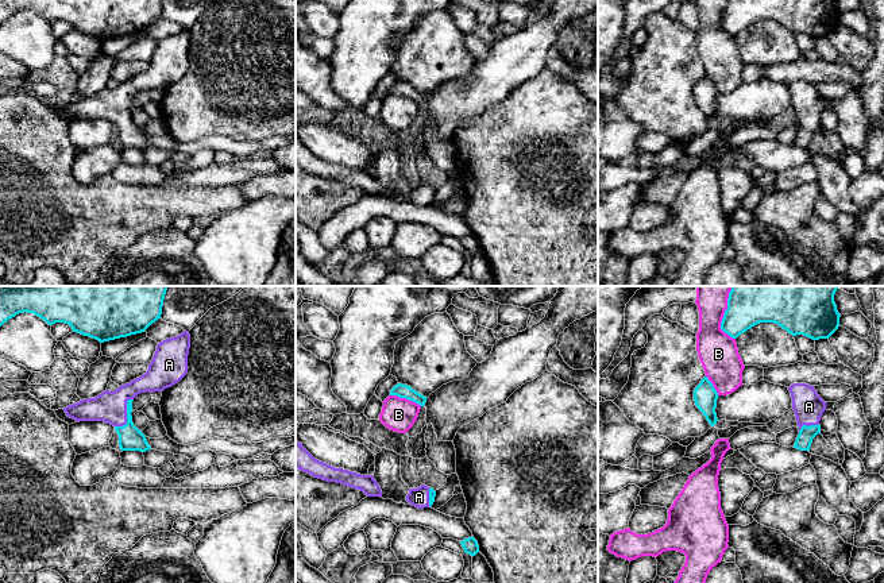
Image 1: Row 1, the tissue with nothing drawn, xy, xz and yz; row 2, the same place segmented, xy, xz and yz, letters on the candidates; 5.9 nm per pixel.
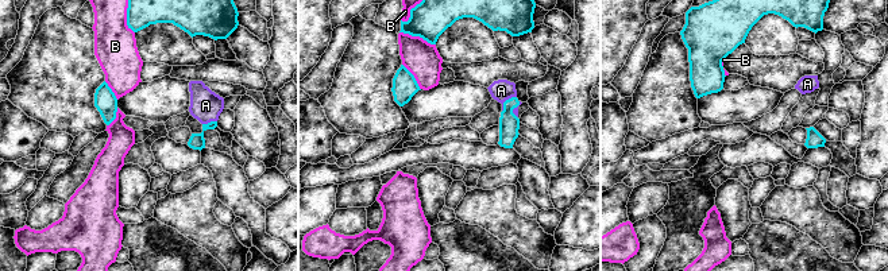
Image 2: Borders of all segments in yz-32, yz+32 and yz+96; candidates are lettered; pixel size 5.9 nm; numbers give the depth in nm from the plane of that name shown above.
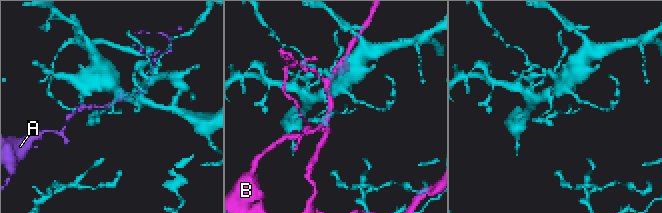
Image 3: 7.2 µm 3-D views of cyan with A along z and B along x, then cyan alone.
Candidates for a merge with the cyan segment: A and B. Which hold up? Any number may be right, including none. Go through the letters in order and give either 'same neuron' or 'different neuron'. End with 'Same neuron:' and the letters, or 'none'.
A: different neuron
B: different neuron
Same neuron: none

